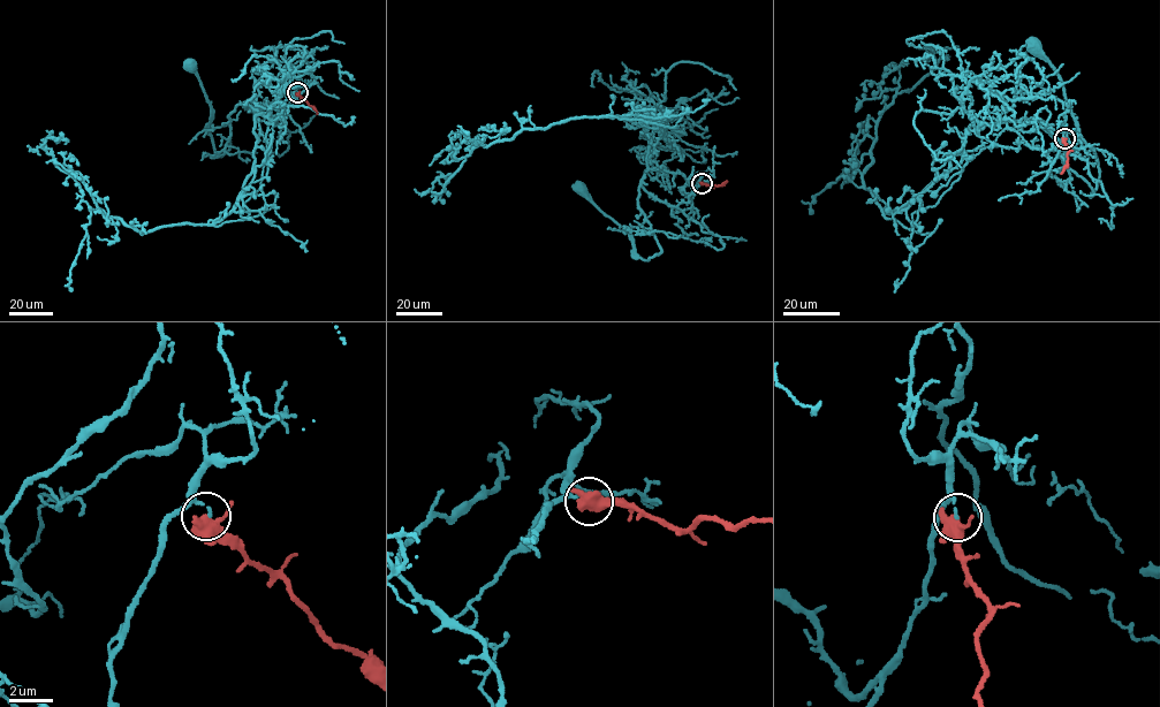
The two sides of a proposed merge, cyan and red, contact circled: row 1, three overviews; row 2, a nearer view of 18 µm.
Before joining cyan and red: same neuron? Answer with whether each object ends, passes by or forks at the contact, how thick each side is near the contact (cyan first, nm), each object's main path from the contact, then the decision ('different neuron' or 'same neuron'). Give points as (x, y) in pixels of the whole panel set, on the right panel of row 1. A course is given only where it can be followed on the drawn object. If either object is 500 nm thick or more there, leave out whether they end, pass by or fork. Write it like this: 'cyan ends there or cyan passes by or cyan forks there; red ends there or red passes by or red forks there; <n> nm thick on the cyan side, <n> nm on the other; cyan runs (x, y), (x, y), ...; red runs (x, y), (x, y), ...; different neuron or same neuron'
cyan ends there; red forks there; 130 nm thick on the cyan side, 420 nm on the other; cyan runs (1064, 138), (1051, 162), (1006, 122), (1039, 122), (1092, 196), (1094, 152), (1035, 42); red runs (1064, 138), (1068, 164), (1061, 174); different neuron

